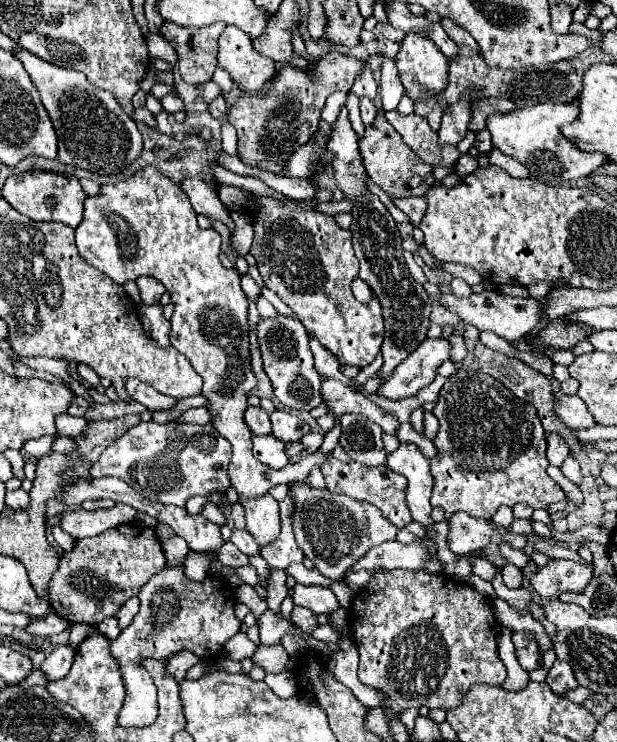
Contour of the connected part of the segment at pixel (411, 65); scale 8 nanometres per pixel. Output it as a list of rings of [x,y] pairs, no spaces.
[[[408,32],[402,40],[402,48],[396,56],[396,66],[402,84],[412,100],[424,100],[430,94],[444,90],[448,80],[448,58],[442,56],[440,48],[420,32]]]

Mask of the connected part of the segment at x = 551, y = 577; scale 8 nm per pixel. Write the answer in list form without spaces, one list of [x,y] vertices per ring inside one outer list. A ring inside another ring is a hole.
[[[550,560],[532,576],[532,588],[546,592],[546,598],[556,598],[560,592],[582,592],[592,578],[594,564],[574,562],[574,560]]]

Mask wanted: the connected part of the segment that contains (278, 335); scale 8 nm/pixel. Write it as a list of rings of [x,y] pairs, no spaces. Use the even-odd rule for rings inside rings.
[[[274,316],[262,318],[256,324],[258,348],[264,362],[264,372],[272,382],[272,390],[276,398],[290,410],[310,412],[322,401],[320,395],[320,382],[322,378],[314,370],[314,356],[310,350],[310,338],[300,324],[300,320],[290,316]]]

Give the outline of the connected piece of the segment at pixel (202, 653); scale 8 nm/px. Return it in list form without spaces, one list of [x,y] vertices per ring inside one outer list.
[[[166,564],[140,588],[138,598],[140,610],[132,624],[124,628],[116,640],[112,640],[112,656],[116,656],[126,684],[124,708],[118,716],[122,726],[148,726],[158,716],[156,686],[150,680],[148,670],[140,666],[140,660],[168,658],[180,652],[180,648],[188,648],[200,658],[210,658],[240,632],[240,622],[234,616],[234,590],[222,578],[208,576],[202,582],[194,582],[186,578],[184,566]]]

